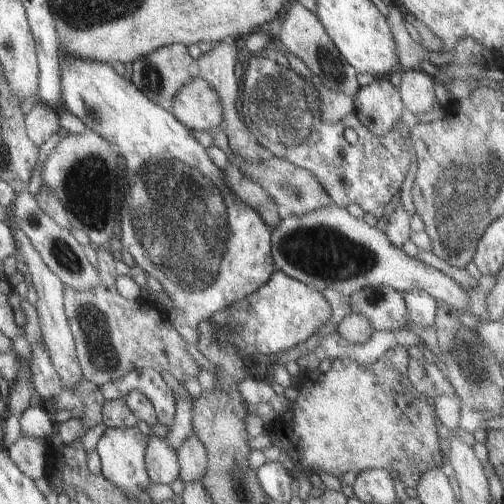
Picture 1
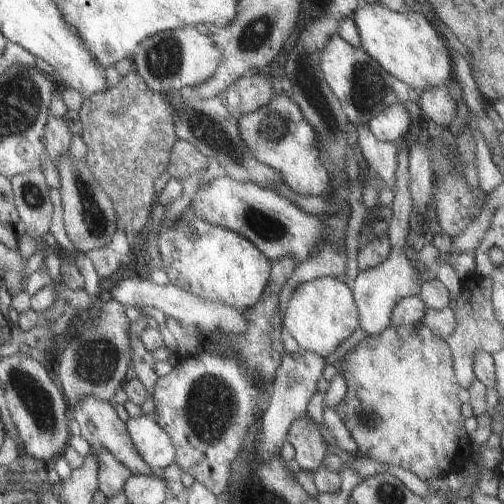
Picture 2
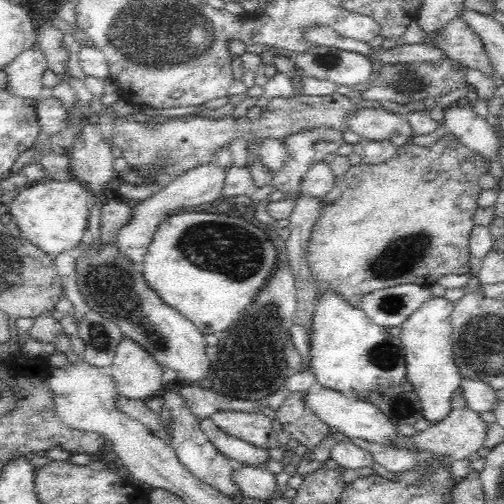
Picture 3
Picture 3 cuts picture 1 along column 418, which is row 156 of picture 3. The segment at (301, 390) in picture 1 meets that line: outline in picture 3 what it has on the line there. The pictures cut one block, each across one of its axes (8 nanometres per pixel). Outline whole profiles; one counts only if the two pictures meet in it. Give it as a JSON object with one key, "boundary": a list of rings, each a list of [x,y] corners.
{"boundary":[[[446,134],[438,144],[432,144],[430,148],[422,148],[416,146],[412,140],[404,146],[404,148],[396,148],[396,154],[380,164],[358,164],[358,166],[350,166],[350,170],[344,176],[338,176],[334,188],[326,194],[326,198],[322,200],[322,212],[320,218],[316,220],[314,228],[312,228],[312,236],[310,236],[310,246],[308,246],[308,266],[310,272],[314,276],[314,280],[318,282],[316,288],[316,300],[320,300],[322,296],[328,294],[336,294],[342,300],[346,300],[348,306],[352,308],[360,308],[362,298],[366,294],[372,294],[376,290],[382,288],[392,288],[392,286],[400,286],[400,284],[418,284],[418,286],[432,286],[440,276],[464,276],[470,272],[470,234],[474,224],[474,214],[478,210],[478,196],[484,192],[478,186],[478,180],[490,170],[490,162],[482,156],[478,156],[476,152],[472,152],[470,148],[466,148],[454,134]]]}

